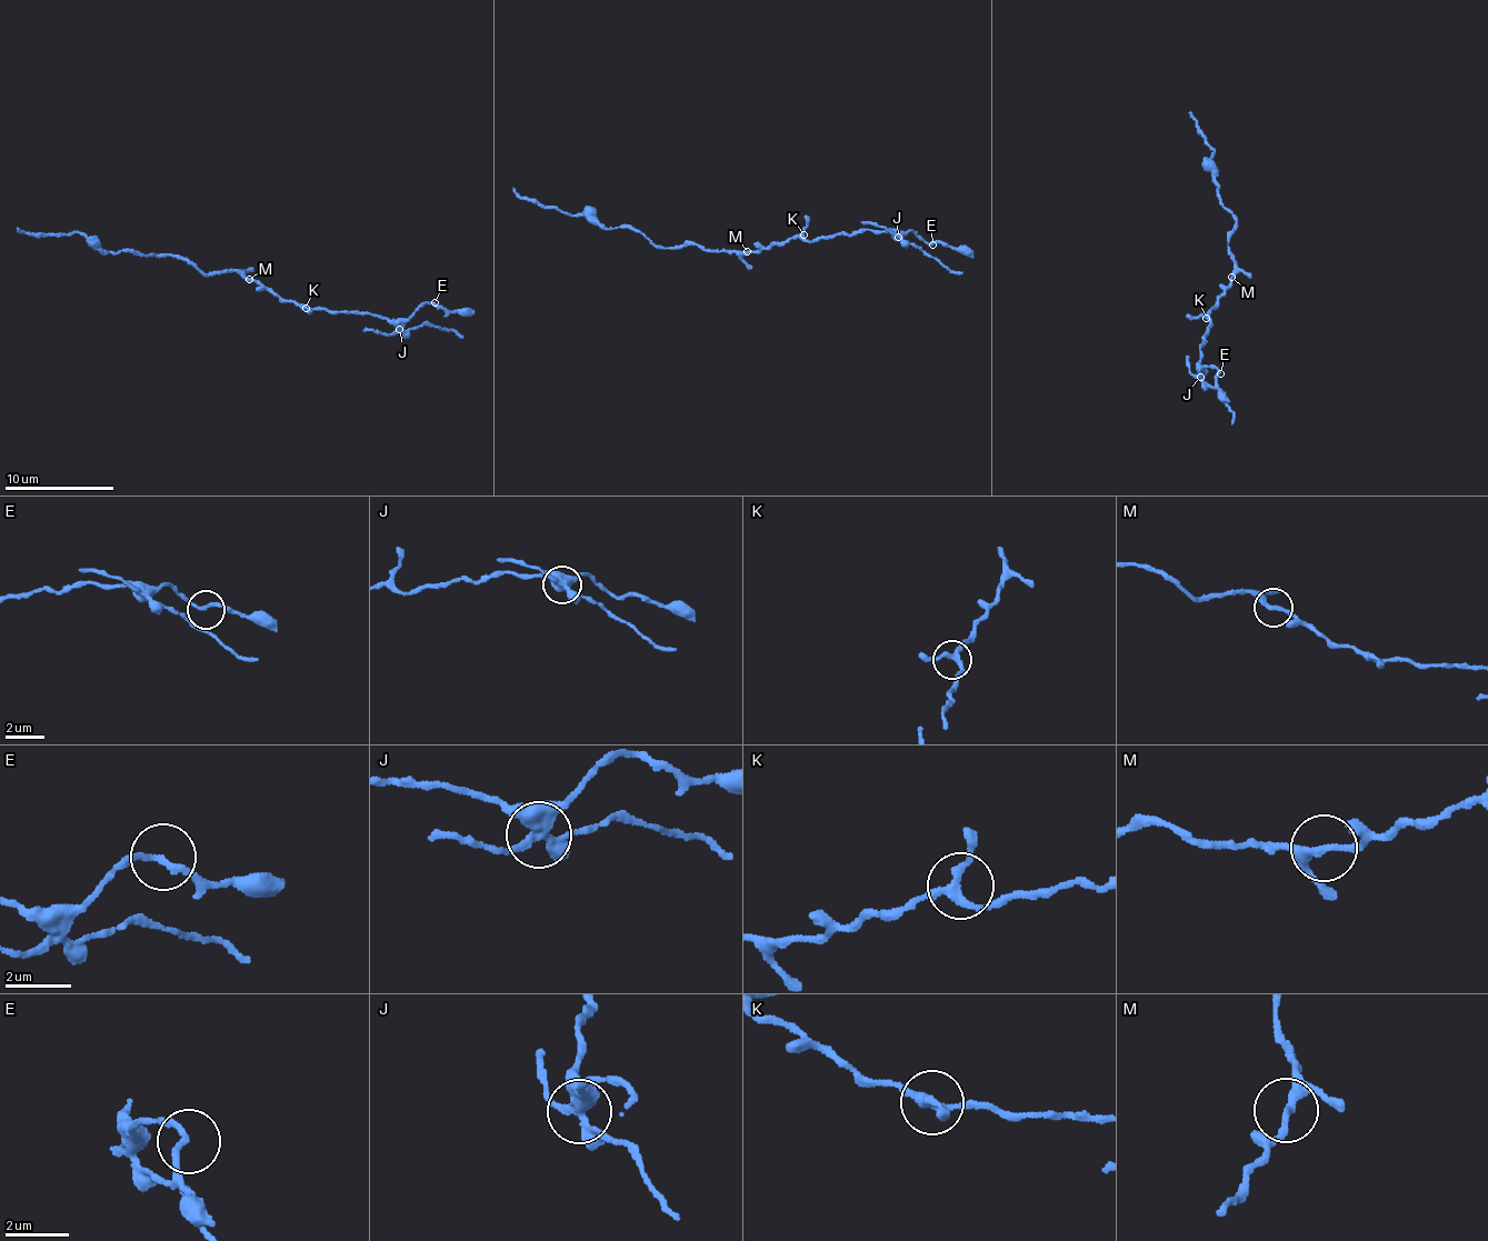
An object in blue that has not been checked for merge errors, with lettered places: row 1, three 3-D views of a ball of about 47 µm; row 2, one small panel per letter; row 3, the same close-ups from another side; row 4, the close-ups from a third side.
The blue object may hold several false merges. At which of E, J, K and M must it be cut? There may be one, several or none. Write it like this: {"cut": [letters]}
{"cut": ["J", "M"]}

